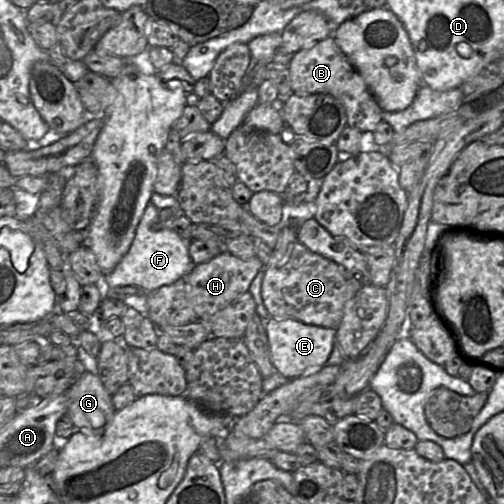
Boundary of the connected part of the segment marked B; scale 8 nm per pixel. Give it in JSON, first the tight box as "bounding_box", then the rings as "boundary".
{"bounding_box":[288,34,383,132],"boundary":[[[333,34],[293,55],[288,69],[291,88],[297,95],[329,94],[339,100],[346,112],[347,125],[361,132],[374,132],[383,120],[382,109],[357,70],[336,44]]]}

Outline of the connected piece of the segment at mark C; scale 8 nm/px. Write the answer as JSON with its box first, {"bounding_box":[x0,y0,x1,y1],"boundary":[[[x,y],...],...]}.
{"bounding_box":[261,226,368,328],"boundary":[[[290,226],[281,228],[277,243],[272,249],[269,264],[264,267],[261,294],[265,307],[271,317],[295,318],[305,324],[335,328],[339,326],[345,304],[355,296],[358,290],[368,283],[361,282],[351,272],[337,263],[310,251],[298,239],[295,229]]]}

